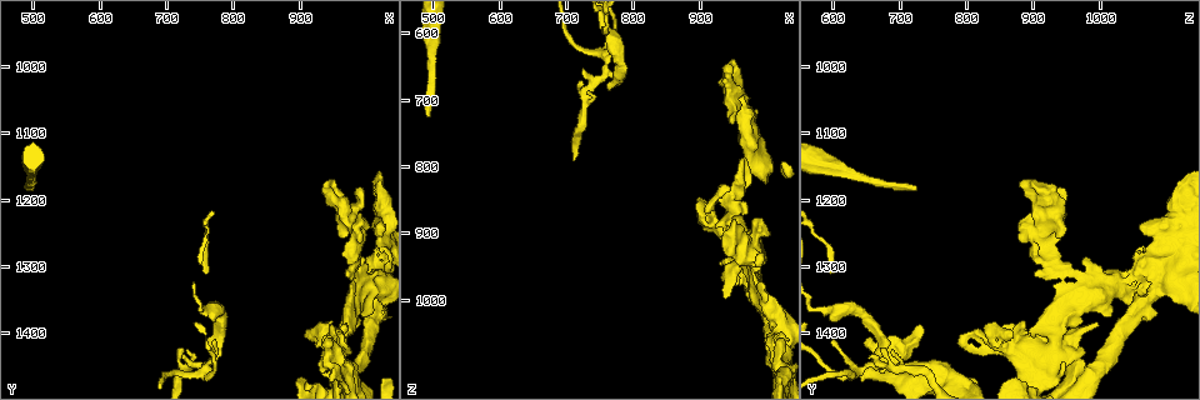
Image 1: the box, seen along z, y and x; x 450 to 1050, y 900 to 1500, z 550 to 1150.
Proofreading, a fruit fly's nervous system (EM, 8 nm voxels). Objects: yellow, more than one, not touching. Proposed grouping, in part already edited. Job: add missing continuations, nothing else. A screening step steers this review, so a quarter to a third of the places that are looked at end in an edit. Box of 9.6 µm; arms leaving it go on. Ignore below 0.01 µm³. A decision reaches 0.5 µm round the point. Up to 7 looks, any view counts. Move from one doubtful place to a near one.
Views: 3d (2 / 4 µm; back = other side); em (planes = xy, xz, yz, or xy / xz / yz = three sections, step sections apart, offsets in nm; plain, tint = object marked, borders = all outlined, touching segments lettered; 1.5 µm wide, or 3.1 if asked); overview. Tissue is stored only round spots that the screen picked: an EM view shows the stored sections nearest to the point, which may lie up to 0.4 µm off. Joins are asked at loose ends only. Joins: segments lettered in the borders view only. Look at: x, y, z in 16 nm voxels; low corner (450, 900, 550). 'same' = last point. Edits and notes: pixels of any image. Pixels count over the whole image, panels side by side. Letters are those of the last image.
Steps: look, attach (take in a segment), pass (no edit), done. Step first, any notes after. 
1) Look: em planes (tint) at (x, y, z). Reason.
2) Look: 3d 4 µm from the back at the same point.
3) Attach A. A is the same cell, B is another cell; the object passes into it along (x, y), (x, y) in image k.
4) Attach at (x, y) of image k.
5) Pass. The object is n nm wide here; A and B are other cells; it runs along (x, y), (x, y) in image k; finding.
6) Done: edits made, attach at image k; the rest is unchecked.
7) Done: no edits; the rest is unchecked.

Look: em yz step 8 (tint) at (490, 1180, 720). End of a long branch.

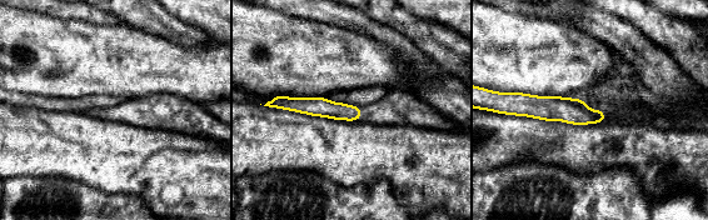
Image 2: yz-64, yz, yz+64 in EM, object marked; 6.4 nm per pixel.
Look: em planes (borders) at the same point. Cut it another way.

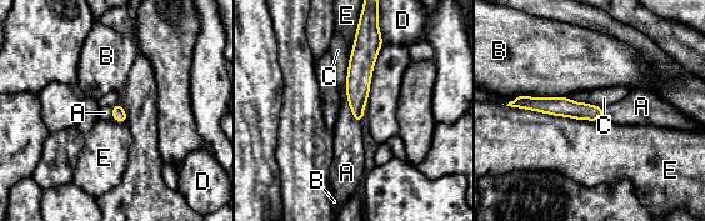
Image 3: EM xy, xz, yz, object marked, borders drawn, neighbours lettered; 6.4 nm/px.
Attach A. A is the same cell, B, C, D and E are other cells; the object passes into it along (359, 76), (351, 110), (348, 147) in image 3; the neuron continues.

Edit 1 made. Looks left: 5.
Look: overview. See it whole again.

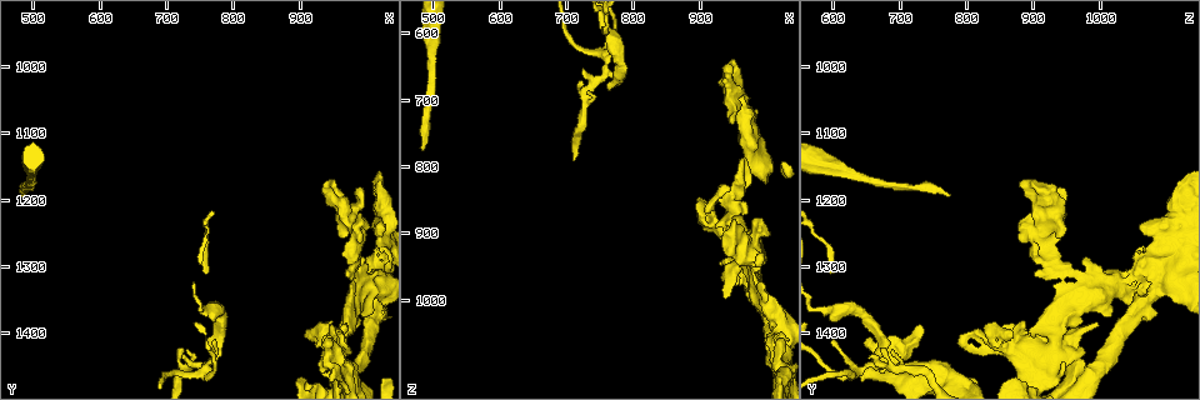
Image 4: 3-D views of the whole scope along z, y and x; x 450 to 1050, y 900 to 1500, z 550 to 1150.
Look: 3d 2 µm at (990, 1230, 875). An open end.

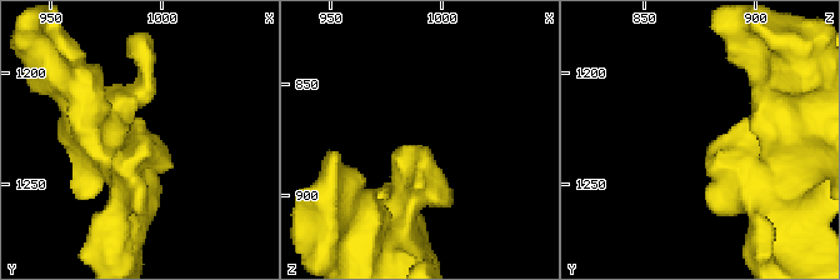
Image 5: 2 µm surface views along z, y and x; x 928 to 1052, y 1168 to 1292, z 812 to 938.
Look: em planes (borders) at (992, 1235, 879). Shape alone is not enough.

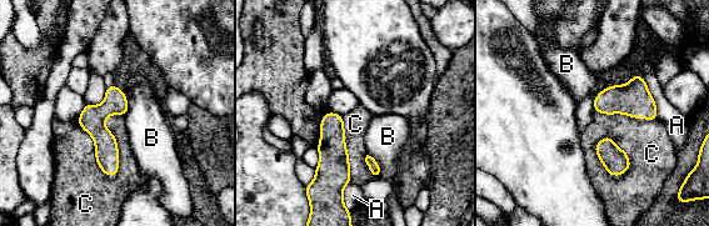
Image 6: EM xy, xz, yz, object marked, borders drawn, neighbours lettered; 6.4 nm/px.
Pass. A, B and C are other cells; a border runs along (368, 154), (378, 162), (380, 177) in image 6; none of them fits.

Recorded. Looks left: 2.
Look: em planes (borders) at (970, 1390, 870). Free end.

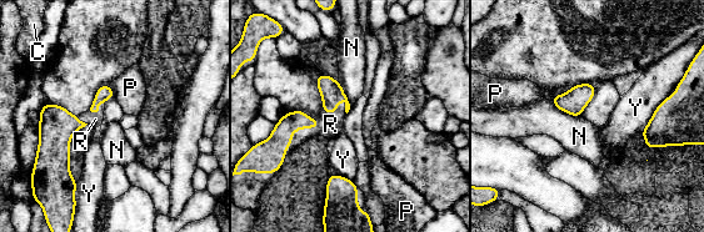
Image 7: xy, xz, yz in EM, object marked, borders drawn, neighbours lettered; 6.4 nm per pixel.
Attach R. R is the same cell, C, N, P and Y are other cells; the object passes into it along (270, 154), (299, 129), (330, 124) in image 7; it goes on there.

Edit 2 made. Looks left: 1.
Done: edits made, attach at image 3, attach at image 7; the rest is unchecked.

